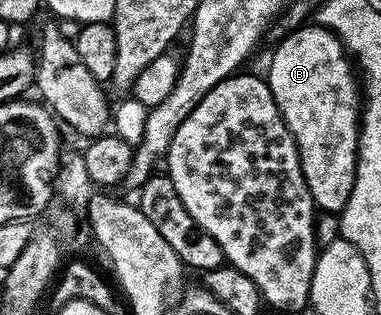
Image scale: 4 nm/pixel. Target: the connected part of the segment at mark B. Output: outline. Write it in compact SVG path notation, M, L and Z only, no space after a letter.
M305 23L289 31L289 34L278 43L277 50L269 61L267 80L285 125L297 141L297 153L301 156L303 175L307 179L307 187L313 196L314 206L321 213L340 215L351 199L357 174L357 140L361 134L359 77L355 72L354 62L347 56L345 46L329 29L322 29L316 23Z

